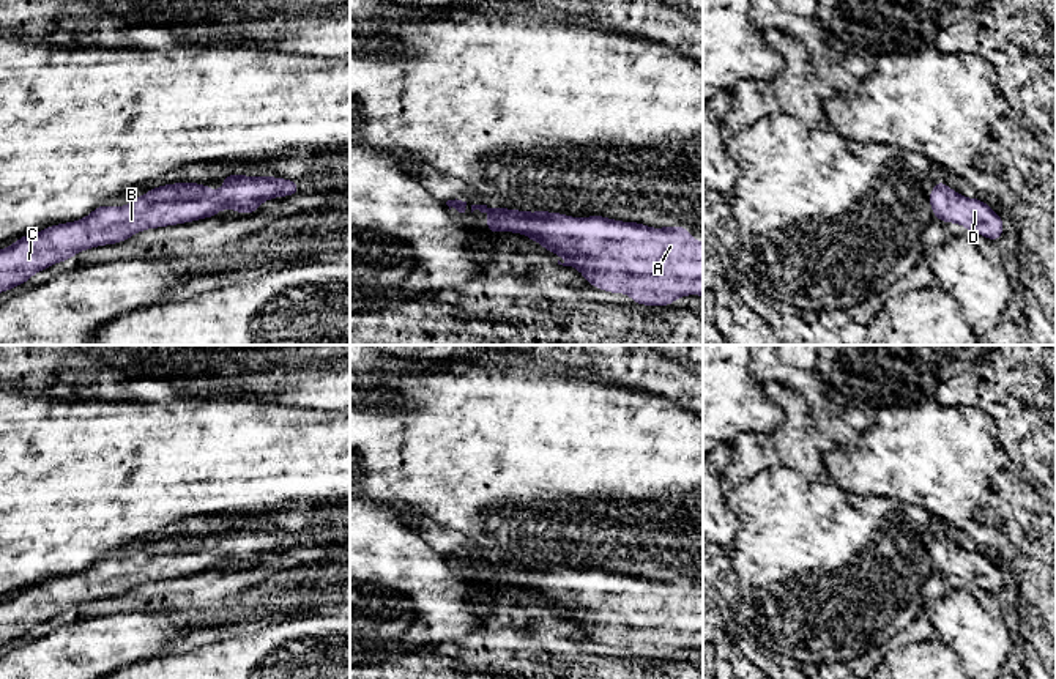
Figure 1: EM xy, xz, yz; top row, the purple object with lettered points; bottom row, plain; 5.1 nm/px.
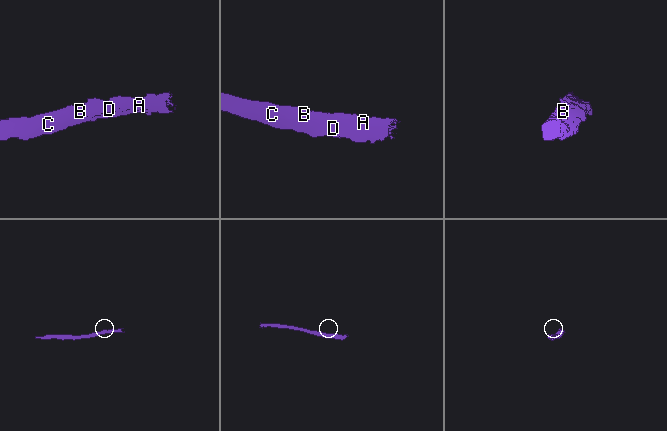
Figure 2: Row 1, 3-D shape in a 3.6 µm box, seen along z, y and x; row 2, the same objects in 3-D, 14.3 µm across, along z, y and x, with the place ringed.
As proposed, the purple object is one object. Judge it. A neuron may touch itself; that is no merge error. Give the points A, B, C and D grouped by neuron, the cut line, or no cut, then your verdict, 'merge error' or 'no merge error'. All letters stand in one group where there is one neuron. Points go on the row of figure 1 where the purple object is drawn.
A B C D | no cut | no merge error

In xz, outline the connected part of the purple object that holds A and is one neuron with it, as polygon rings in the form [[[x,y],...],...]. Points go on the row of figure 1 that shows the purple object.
[[[471,205],[471,213],[490,213],[485,228],[492,233],[512,232],[541,243],[544,250],[567,260],[558,265],[575,268],[586,282],[610,293],[626,293],[634,304],[671,306],[675,299],[689,295],[703,296],[703,243],[679,225],[664,228],[640,222],[623,222],[605,216],[571,217],[550,211],[520,211],[487,205]]]

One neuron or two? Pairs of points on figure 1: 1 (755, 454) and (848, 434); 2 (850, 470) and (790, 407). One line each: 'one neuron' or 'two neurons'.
1: one neuron
2: two neurons

